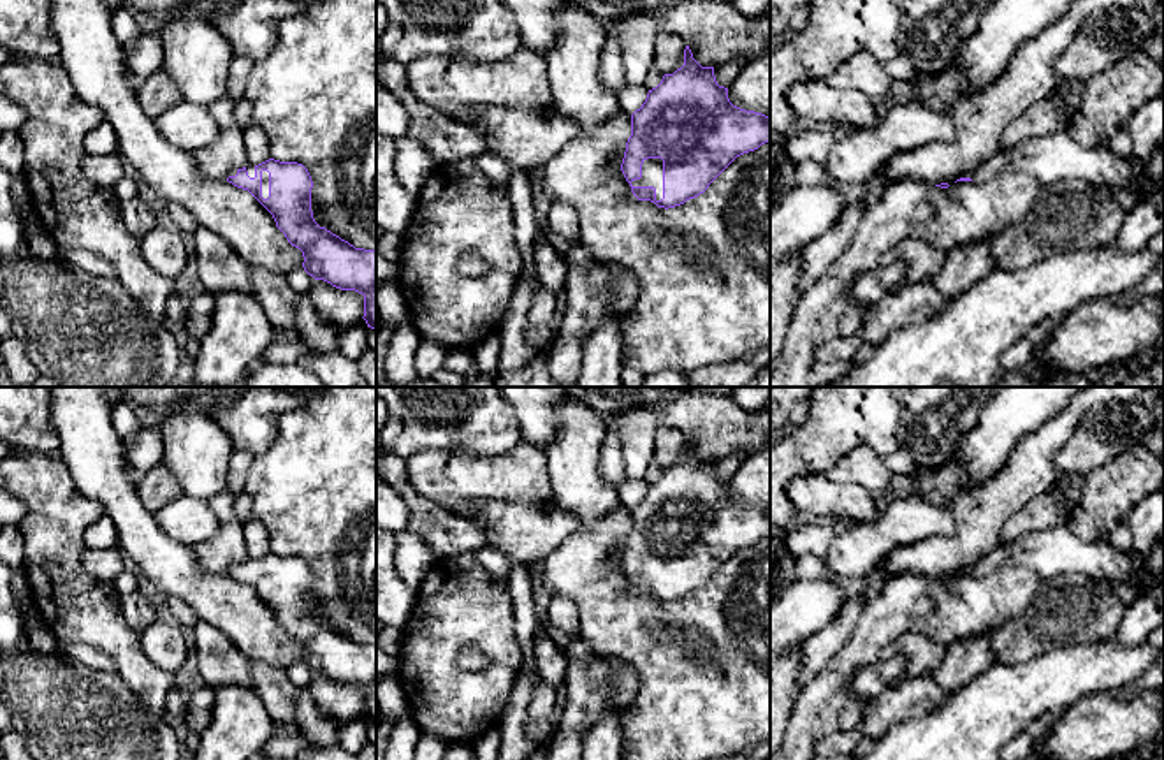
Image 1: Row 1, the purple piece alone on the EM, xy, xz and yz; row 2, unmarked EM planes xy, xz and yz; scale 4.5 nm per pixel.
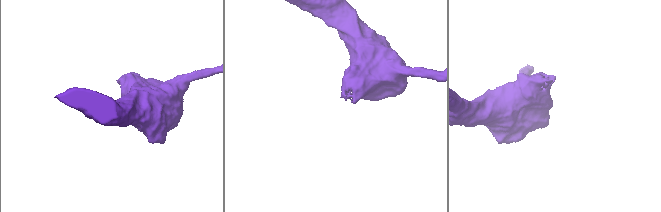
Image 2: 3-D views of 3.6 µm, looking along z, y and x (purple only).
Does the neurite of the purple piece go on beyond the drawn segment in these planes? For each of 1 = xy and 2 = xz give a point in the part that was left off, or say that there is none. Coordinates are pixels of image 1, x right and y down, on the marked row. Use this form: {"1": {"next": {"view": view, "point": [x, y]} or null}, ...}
{"1": {"next": {"view": "xy", "point": [264, 173]}}, "2": {"next": {"view": "xz", "point": [653, 168]}}}

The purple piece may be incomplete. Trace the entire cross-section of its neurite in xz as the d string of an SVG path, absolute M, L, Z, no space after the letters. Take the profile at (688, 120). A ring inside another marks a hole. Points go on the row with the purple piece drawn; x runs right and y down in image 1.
M686 46L684 65L665 74L631 114L621 171L638 201L668 209L703 194L737 157L765 142L770 142L770 118L733 106L728 88L717 84L714 67L702 67Z

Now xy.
M269 158L230 172L227 181L248 190L273 215L288 243L302 252L309 276L362 294L362 318L376 329L376 250L355 248L315 222L313 181L302 164Z

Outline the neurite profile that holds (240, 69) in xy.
M234 56L229 69L227 97L234 102L244 99L246 81L253 69L253 60L248 56Z

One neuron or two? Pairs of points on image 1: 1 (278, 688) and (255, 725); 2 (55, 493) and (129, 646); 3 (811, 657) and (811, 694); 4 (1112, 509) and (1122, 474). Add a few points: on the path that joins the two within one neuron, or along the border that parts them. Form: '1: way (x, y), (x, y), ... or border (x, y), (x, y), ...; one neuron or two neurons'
1: border (252, 690), (275, 725); two neurons
2: way (55, 532), (64, 576), (90, 607); one neuron
3: border (839, 650), (797, 697); two neurons
4: way (1112, 500), (1112, 493), (1122, 482); one neuron

